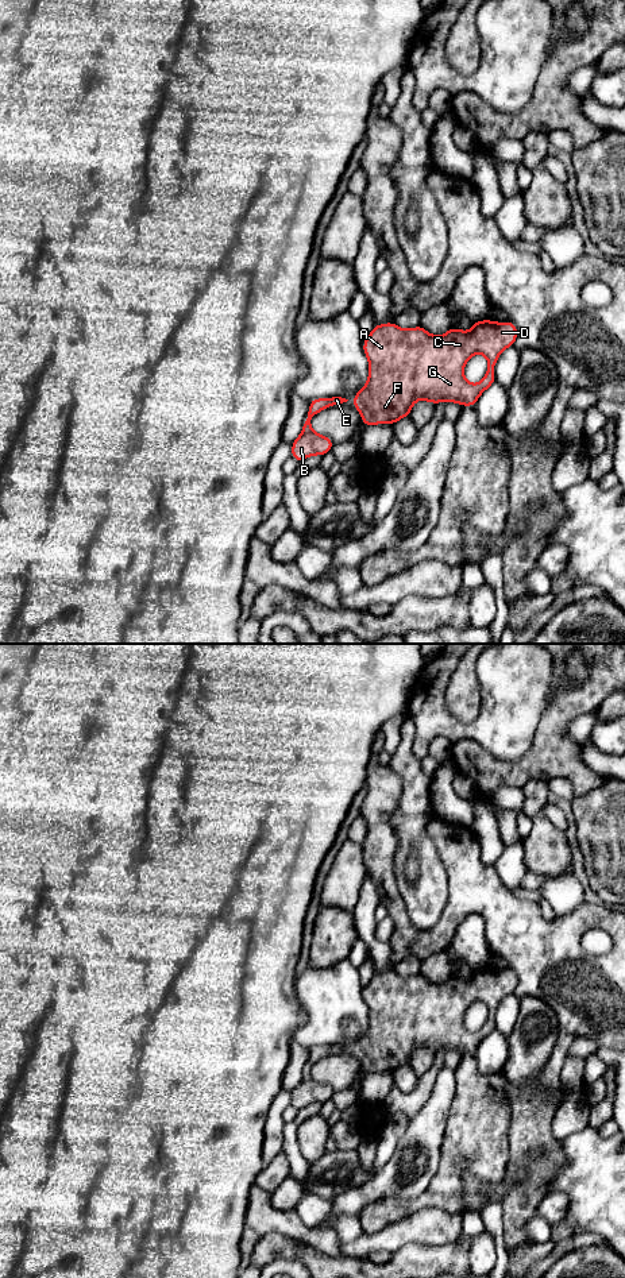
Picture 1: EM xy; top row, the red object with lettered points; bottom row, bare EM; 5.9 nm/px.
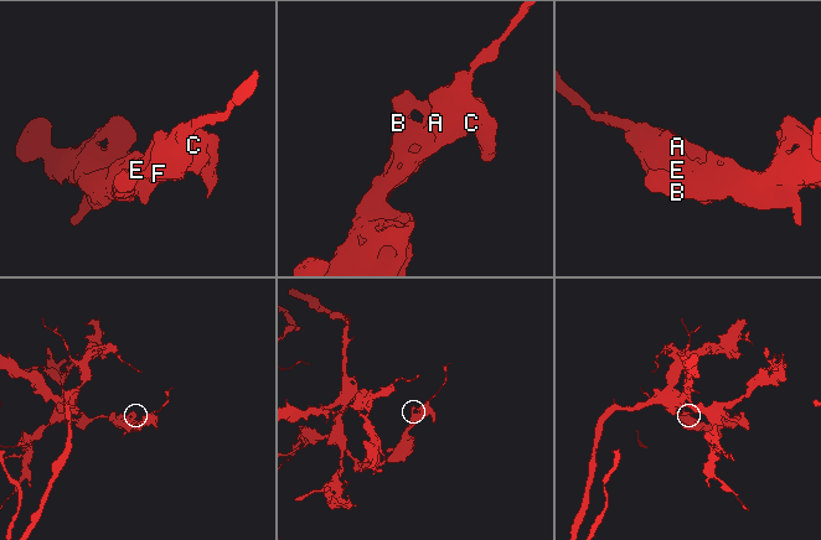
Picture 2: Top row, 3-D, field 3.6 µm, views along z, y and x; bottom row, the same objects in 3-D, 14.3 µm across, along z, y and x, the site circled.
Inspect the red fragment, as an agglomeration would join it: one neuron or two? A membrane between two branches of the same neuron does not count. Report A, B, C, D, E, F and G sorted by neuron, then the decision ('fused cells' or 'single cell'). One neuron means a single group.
A B C D E F G | single cell

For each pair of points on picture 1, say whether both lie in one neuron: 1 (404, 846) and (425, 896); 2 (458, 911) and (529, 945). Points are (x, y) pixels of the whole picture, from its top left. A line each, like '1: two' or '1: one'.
1: one
2: one

